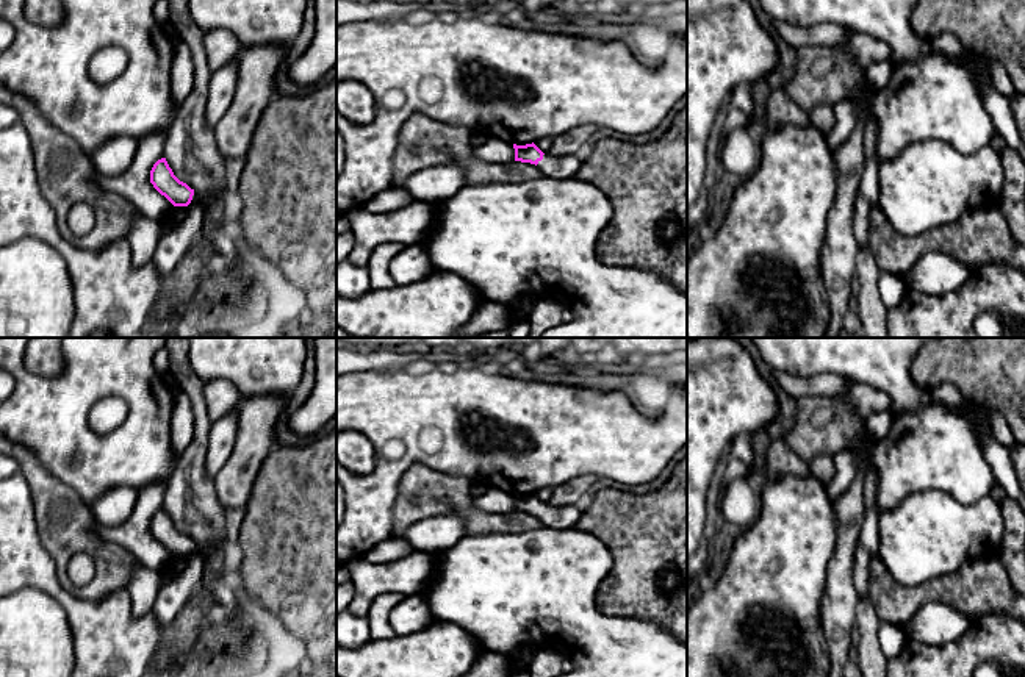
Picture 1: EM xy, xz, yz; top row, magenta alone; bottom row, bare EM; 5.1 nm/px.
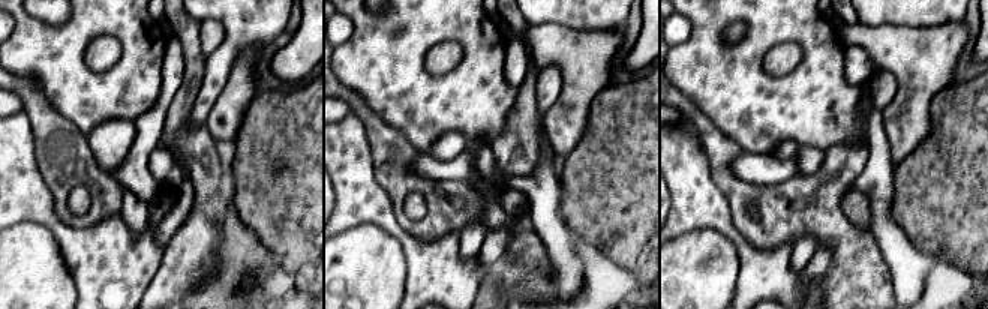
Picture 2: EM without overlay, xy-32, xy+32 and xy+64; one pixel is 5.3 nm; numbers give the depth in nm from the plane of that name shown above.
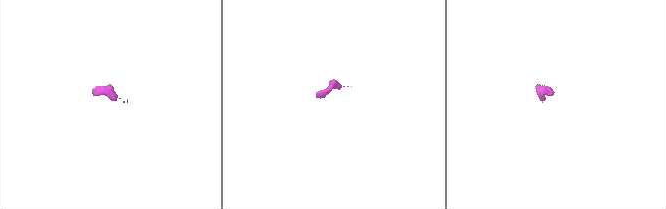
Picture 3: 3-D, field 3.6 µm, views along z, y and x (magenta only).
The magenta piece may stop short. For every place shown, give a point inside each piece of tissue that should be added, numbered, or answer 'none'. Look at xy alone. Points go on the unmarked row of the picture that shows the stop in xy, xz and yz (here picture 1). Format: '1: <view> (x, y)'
1: xy (221, 585)

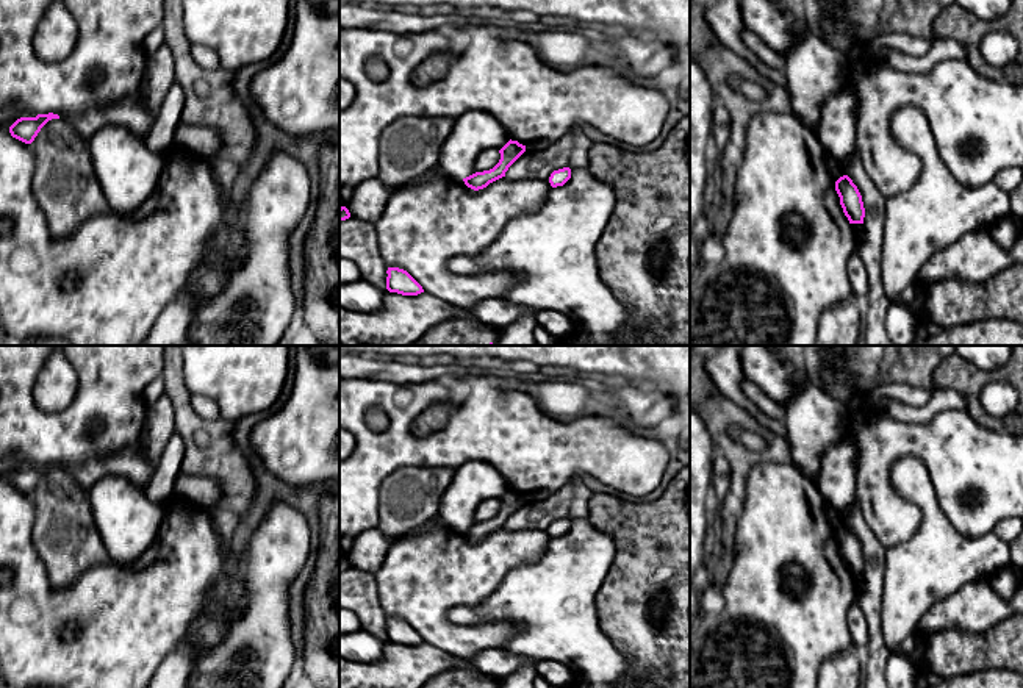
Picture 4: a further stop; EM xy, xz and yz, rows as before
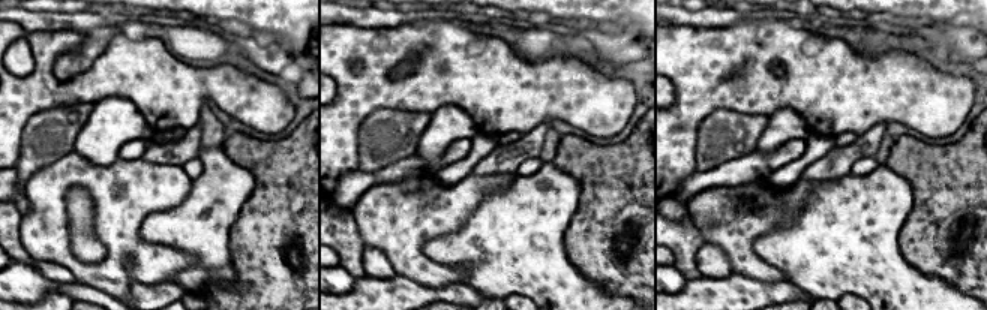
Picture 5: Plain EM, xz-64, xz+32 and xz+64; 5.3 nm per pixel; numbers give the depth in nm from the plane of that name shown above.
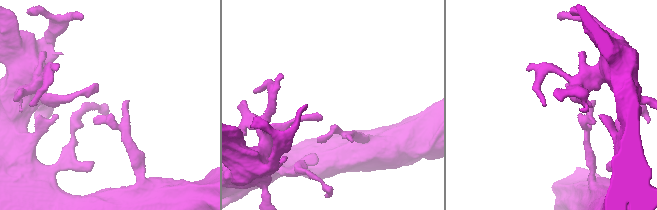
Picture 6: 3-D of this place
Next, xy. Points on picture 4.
none

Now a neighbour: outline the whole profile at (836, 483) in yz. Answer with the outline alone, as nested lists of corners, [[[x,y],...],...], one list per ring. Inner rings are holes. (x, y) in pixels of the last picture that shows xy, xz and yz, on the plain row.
[[[842,435],[821,455],[818,480],[813,485],[826,505],[834,508],[845,525],[849,522],[856,493],[856,441]]]

